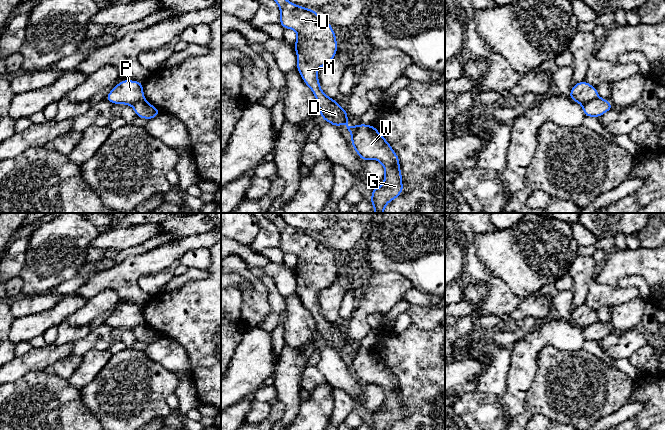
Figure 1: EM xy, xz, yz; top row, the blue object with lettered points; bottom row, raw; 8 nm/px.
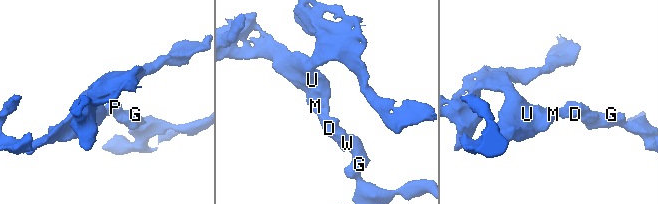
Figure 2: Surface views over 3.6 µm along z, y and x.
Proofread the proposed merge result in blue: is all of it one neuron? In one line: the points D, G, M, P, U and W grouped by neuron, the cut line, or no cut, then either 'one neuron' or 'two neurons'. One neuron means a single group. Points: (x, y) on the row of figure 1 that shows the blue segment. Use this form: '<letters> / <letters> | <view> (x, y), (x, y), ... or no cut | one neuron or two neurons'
D M P U / G W | yz (597, 96), (581, 104) | two neurons

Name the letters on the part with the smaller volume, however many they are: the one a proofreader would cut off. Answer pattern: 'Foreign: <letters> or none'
Foreign: D, M, P, U

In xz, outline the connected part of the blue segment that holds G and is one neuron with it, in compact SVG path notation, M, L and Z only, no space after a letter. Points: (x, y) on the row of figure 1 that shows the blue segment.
M359 124L350 142L362 161L375 159L384 167L384 184L373 188L370 198L374 213L384 213L385 206L404 189L399 157L373 125Z

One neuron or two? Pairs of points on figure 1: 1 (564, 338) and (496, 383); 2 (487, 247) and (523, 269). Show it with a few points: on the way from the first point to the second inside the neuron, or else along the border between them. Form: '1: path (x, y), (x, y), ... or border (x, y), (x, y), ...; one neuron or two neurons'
1: border (511, 353), (507, 390), (498, 398); two neurons
2: path (496, 249), (507, 253), (514, 260); one neuron

